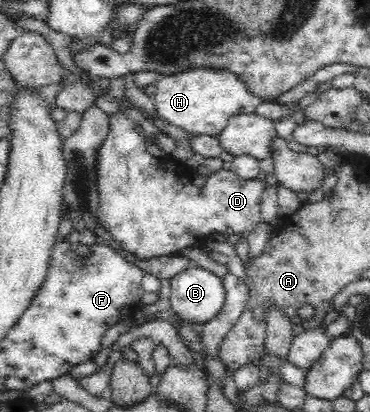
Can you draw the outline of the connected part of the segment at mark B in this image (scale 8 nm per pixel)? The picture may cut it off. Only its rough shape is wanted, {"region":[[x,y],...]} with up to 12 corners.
{"region":[[188,266],[171,279],[173,313],[195,327],[224,307],[221,276]]}

